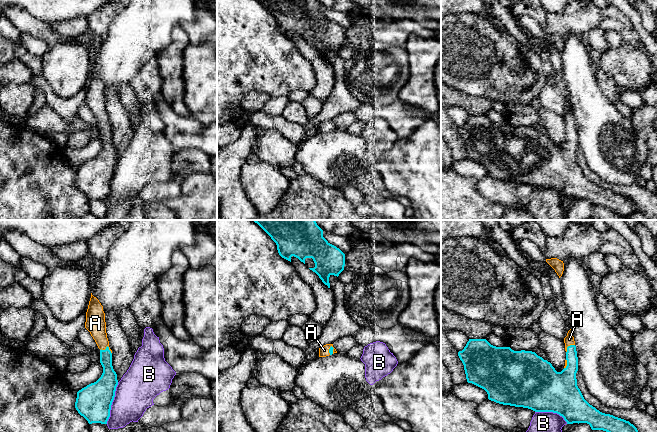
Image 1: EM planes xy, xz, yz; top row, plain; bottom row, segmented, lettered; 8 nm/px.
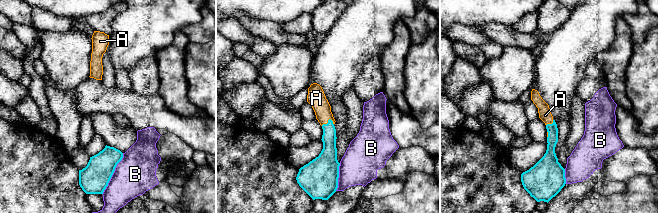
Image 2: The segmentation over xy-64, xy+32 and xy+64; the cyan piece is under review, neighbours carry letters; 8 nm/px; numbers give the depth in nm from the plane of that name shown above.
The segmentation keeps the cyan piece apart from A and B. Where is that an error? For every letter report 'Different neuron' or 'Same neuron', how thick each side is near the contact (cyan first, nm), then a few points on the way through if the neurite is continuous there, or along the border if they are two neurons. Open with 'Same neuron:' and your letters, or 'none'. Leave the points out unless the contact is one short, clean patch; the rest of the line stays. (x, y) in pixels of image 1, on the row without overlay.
Same neuron: A
A: Same neuron. Thickness 130 nm (cyan) against 160 nm. Path across: xy (109, 153), (107, 122), (101, 116), (95, 99)
B: Different neuron. Thickness 280 nm (cyan) against 300 nm

